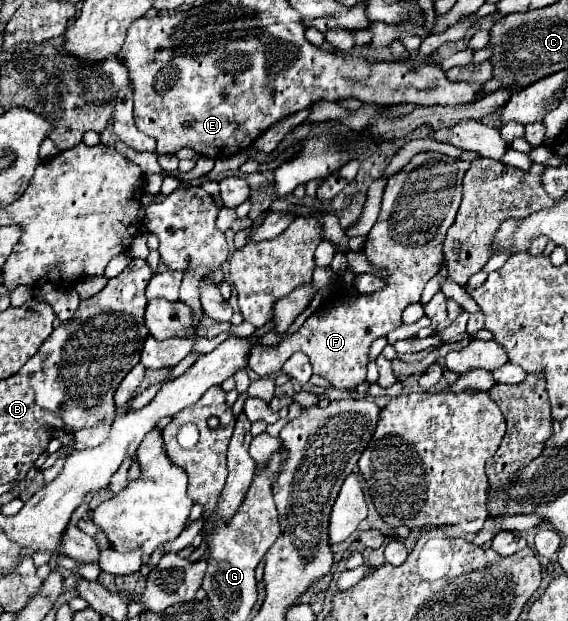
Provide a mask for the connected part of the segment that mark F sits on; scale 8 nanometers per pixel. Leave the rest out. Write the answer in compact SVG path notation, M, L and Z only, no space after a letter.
M421 152L395 176L387 180L383 192L381 214L367 234L363 252L373 268L385 270L381 276L385 288L373 294L359 294L353 302L343 302L347 286L335 282L335 302L317 314L311 314L297 334L287 336L277 346L257 344L249 356L249 368L259 376L277 374L295 354L305 352L313 364L313 372L327 378L333 388L355 390L365 380L367 352L373 340L387 336L401 326L401 314L409 304L421 300L425 284L441 270L443 240L455 220L461 202L461 182L471 164L449 158L439 152Z

